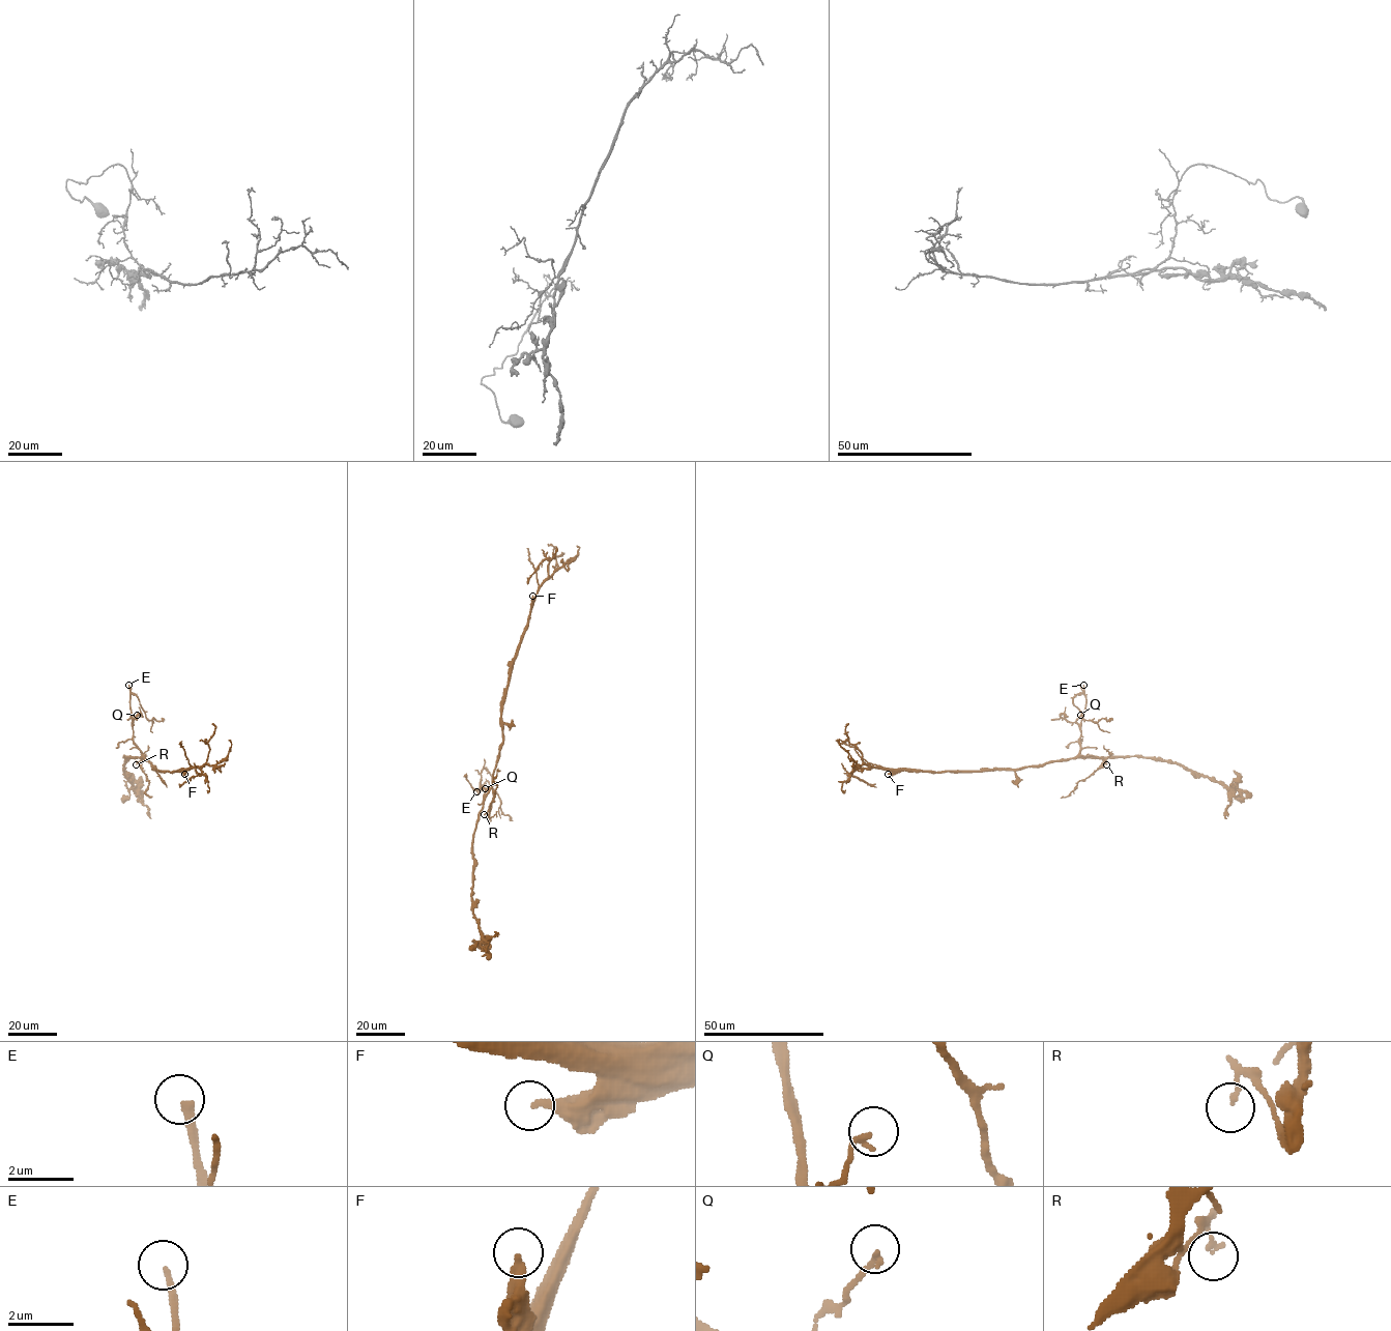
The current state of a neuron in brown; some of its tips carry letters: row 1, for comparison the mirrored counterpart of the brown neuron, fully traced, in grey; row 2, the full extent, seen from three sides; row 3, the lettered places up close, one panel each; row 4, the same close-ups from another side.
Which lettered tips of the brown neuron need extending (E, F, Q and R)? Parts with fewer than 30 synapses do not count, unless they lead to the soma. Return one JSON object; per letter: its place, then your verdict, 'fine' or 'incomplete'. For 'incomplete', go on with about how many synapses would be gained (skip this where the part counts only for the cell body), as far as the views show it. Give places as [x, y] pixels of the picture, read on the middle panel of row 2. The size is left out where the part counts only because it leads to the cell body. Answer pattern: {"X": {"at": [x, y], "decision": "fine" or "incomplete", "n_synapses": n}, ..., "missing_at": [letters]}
{"E": {"at": [476, 791], "decision": "incomplete"}, "F": {"at": [532, 596], "decision": "fine"}, "Q": {"at": [485, 788], "decision": "fine"}, "R": {"at": [484, 814], "decision": "fine"}, "missing_at": ["E"]}

